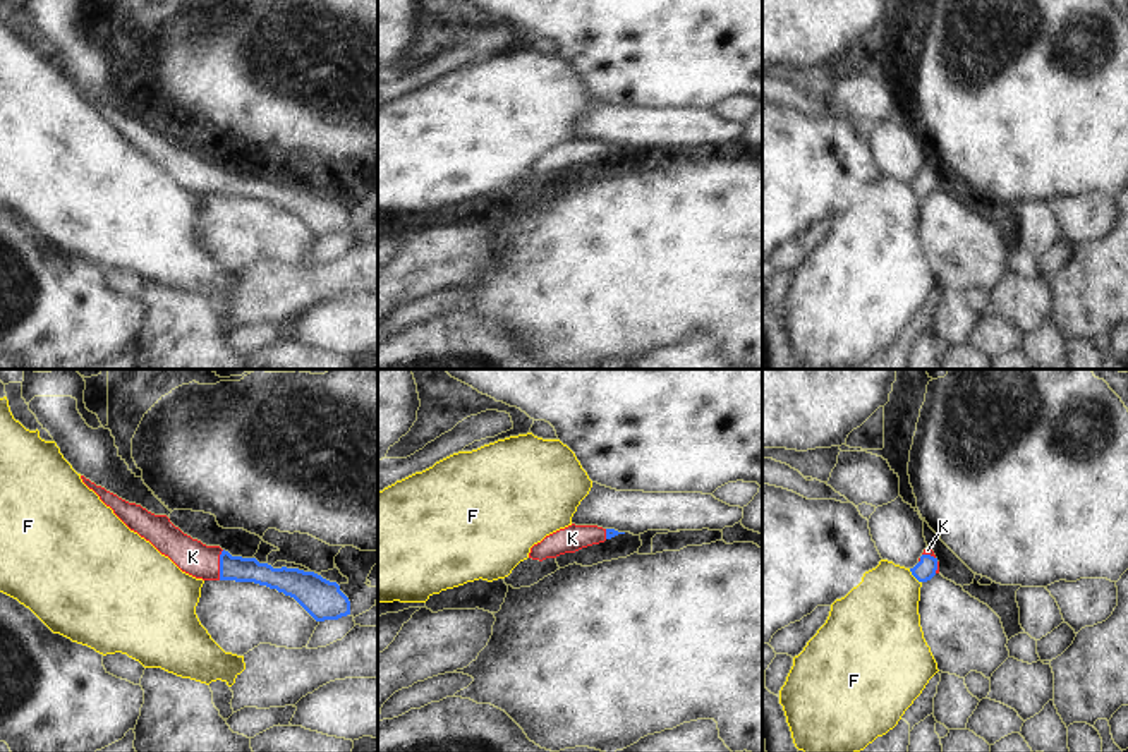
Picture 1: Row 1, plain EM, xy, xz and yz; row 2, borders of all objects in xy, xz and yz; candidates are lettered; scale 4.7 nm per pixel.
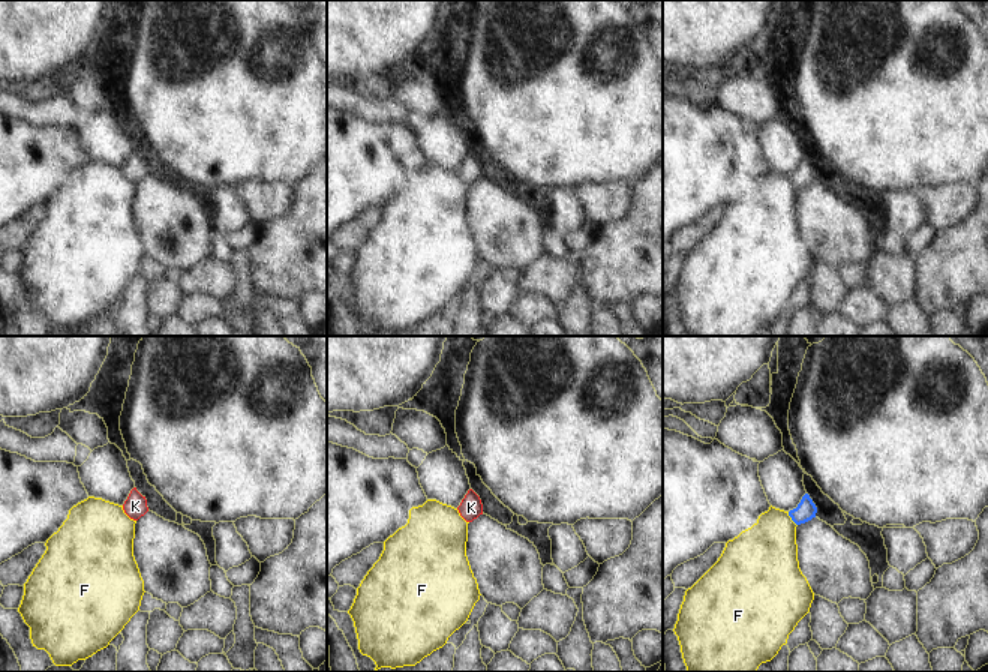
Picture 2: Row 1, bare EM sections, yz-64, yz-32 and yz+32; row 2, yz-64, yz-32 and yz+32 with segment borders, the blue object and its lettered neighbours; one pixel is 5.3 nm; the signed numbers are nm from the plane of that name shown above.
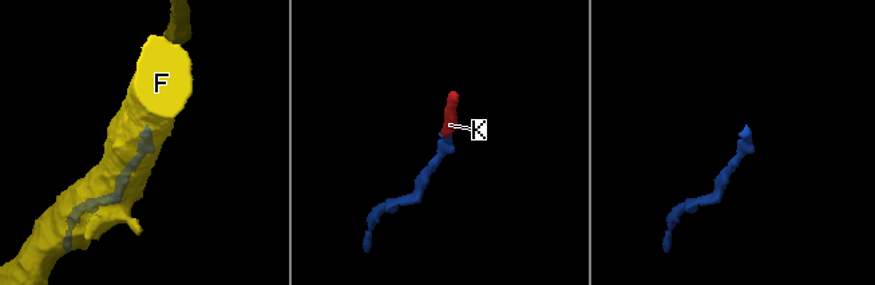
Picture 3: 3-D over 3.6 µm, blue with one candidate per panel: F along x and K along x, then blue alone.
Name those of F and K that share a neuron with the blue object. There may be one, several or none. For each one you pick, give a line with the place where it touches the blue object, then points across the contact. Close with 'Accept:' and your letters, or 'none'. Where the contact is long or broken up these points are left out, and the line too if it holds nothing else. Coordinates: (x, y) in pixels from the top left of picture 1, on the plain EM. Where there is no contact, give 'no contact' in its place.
K: xy (220, 181)
Accept: K

